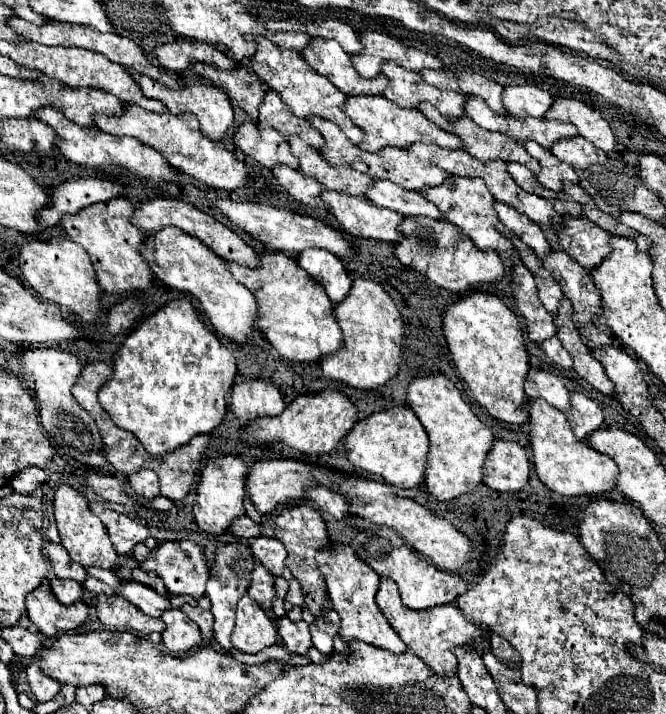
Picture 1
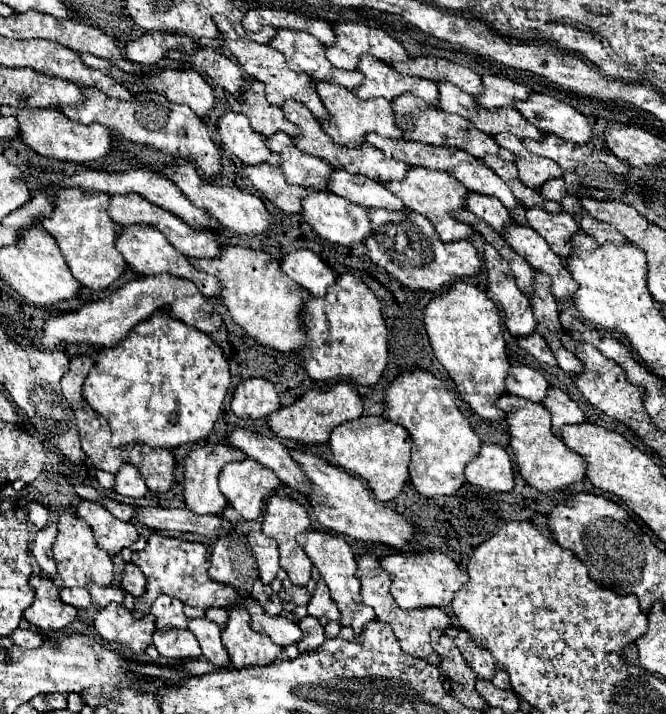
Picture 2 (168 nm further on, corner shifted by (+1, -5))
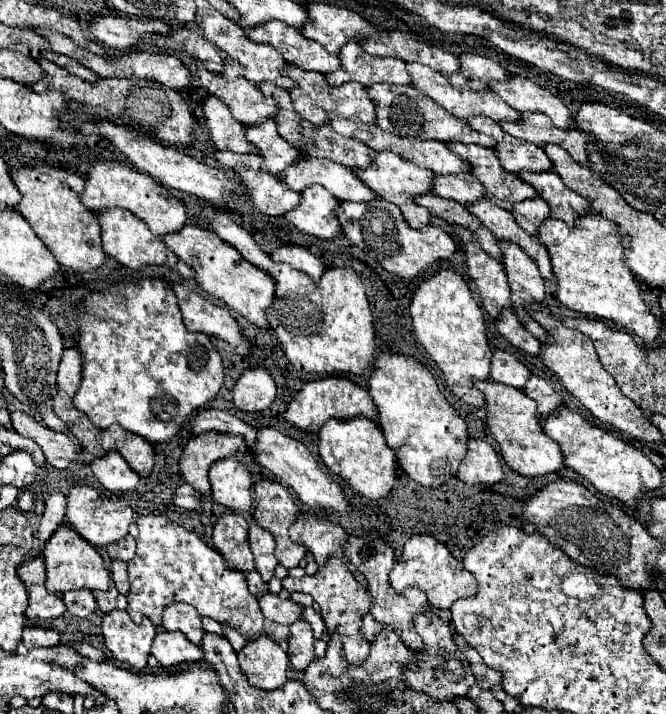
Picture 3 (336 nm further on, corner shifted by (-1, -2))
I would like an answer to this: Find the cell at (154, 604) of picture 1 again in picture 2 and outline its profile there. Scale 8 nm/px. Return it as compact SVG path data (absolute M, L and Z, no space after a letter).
M161 595L153 607L151 615L157 619L157 629L171 629L171 627L187 627L187 617L183 613L183 603L175 597Z

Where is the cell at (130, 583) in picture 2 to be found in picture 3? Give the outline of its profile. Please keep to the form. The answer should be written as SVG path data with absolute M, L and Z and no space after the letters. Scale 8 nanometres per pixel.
M111 560L109 564L109 572L111 572L111 578L119 590L119 594L127 596L129 592L129 578L127 578L127 564L121 562L121 560Z

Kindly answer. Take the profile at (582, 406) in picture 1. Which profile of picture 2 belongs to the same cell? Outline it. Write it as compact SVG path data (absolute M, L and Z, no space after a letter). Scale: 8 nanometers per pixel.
M551 387L547 393L547 399L543 401L543 405L549 409L549 413L553 415L553 433L561 437L561 429L565 425L581 425L583 421L587 421L585 411L561 389Z

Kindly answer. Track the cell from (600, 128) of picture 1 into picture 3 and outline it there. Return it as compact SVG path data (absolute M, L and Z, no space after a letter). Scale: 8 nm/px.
M509 76L509 80L493 82L489 88L519 112L541 112L549 116L557 128L573 126L571 110L557 96L533 84L529 78Z

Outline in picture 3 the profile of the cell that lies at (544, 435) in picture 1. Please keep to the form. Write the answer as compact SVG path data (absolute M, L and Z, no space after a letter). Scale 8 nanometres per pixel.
M473 380L475 388L479 388L485 396L485 426L493 440L499 444L501 456L507 462L509 468L523 476L543 476L549 472L557 472L565 466L563 454L551 438L545 436L539 418L537 418L537 404L529 400L529 396L521 390L515 390L511 386L503 386L493 380Z

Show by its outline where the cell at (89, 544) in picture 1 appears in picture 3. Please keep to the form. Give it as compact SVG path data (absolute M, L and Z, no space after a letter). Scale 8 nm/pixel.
M61 526L45 544L43 548L43 560L45 560L45 584L47 590L53 594L63 594L69 590L107 590L111 584L109 578L109 570L103 562L103 558L99 556L99 552L87 542L83 540L73 528L69 526Z

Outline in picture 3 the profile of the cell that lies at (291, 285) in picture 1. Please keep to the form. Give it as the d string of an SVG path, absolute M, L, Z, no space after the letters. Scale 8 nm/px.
M187 224L185 228L181 228L181 232L173 232L173 236L165 236L163 242L185 264L189 264L189 268L195 270L197 284L209 296L225 302L233 312L241 314L259 328L269 326L265 310L273 302L273 292L275 292L275 282L271 280L269 274L243 260L241 254L235 248L231 248L231 244L223 242L215 232L201 228L197 224Z

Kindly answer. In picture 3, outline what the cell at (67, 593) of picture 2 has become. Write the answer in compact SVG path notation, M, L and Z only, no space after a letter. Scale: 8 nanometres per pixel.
M71 590L71 592L65 592L63 594L63 602L65 602L67 612L71 612L77 618L87 618L97 608L95 596L89 590Z

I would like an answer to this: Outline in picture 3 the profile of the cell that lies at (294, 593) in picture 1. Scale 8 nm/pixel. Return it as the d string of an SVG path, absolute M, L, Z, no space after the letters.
M331 557L325 562L325 568L319 568L315 576L303 576L303 578L283 578L281 580L283 588L289 592L307 592L313 596L313 600L319 604L319 608L325 612L325 628L329 634L337 632L343 642L343 652L345 660L355 666L363 664L369 658L369 648L371 644L365 640L361 634L361 620L367 612L371 612L371 594L353 578L349 572L347 564L341 562L339 558Z

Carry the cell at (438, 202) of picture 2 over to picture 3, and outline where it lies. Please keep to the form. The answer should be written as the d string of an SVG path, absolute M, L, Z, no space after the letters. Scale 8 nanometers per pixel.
M371 150L369 158L371 158L371 168L353 168L353 174L359 180L363 180L365 186L369 186L373 192L377 192L377 196L381 196L383 200L389 200L391 204L397 204L401 208L401 214L405 214L405 222L411 228L427 226L431 222L431 214L429 214L429 210L415 204L415 196L431 192L431 180L433 180L435 174L425 170L425 168L415 166L409 160L403 160L401 156L397 156L393 152Z

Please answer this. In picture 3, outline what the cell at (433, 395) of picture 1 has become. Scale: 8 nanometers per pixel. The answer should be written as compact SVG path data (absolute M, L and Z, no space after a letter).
M381 352L373 362L367 388L379 410L379 426L385 440L395 450L403 472L431 488L453 478L467 452L467 424L443 398L431 372L413 356Z

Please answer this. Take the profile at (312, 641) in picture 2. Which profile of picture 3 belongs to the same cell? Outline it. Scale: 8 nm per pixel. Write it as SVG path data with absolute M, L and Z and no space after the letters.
M299 620L289 626L289 666L297 672L305 672L313 660L313 632L305 620Z

